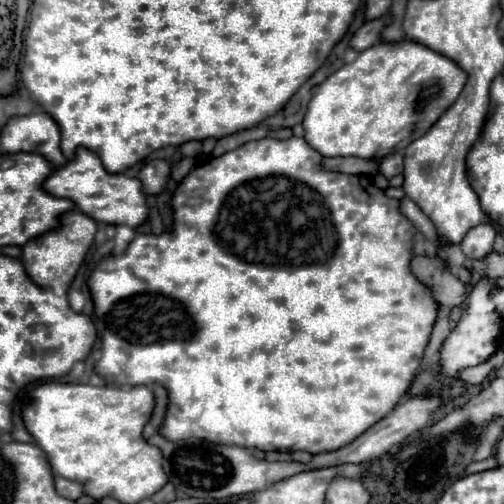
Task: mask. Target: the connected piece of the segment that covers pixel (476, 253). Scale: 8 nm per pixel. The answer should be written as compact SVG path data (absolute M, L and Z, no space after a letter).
M480 224L472 228L464 240L462 240L462 252L472 258L472 260L482 260L492 252L492 242L494 242L496 230L490 224Z

